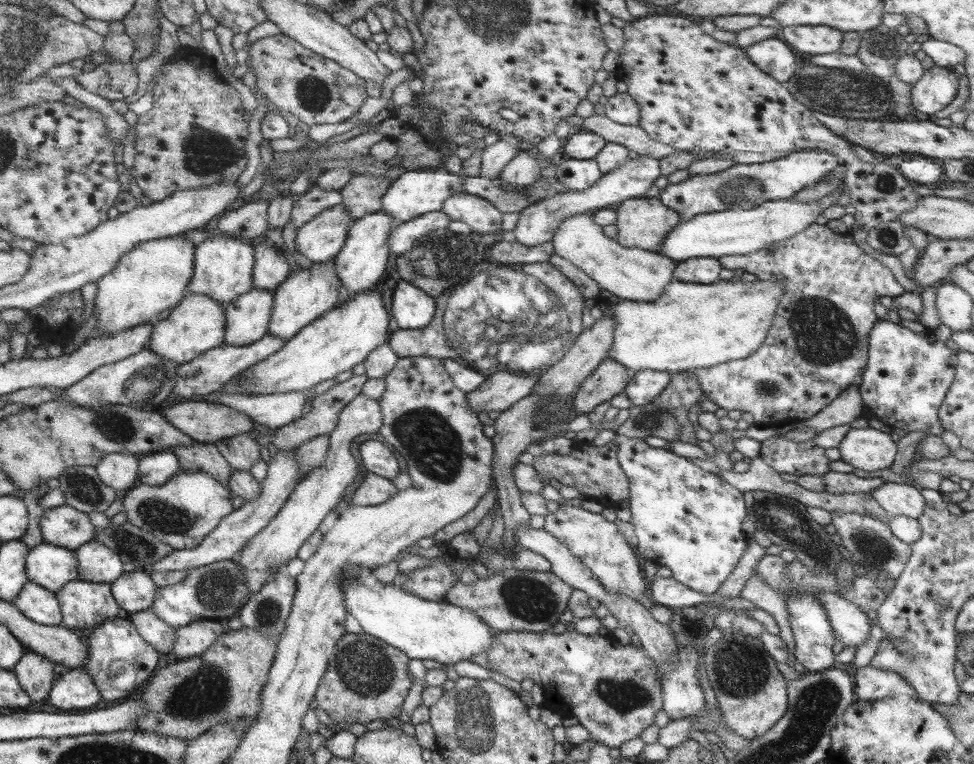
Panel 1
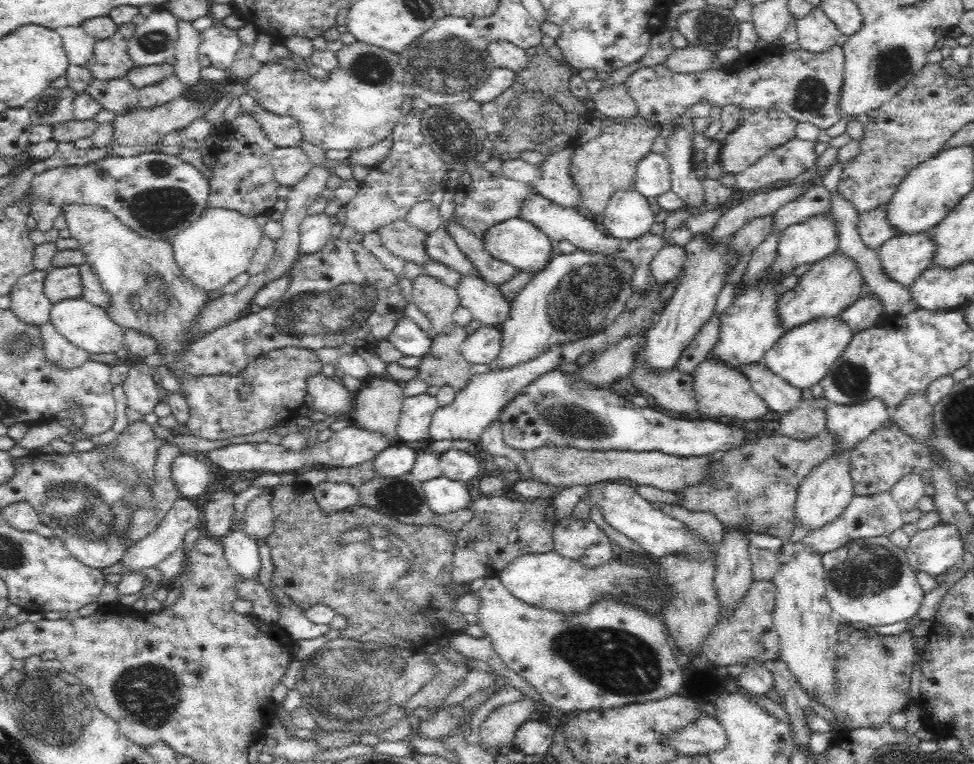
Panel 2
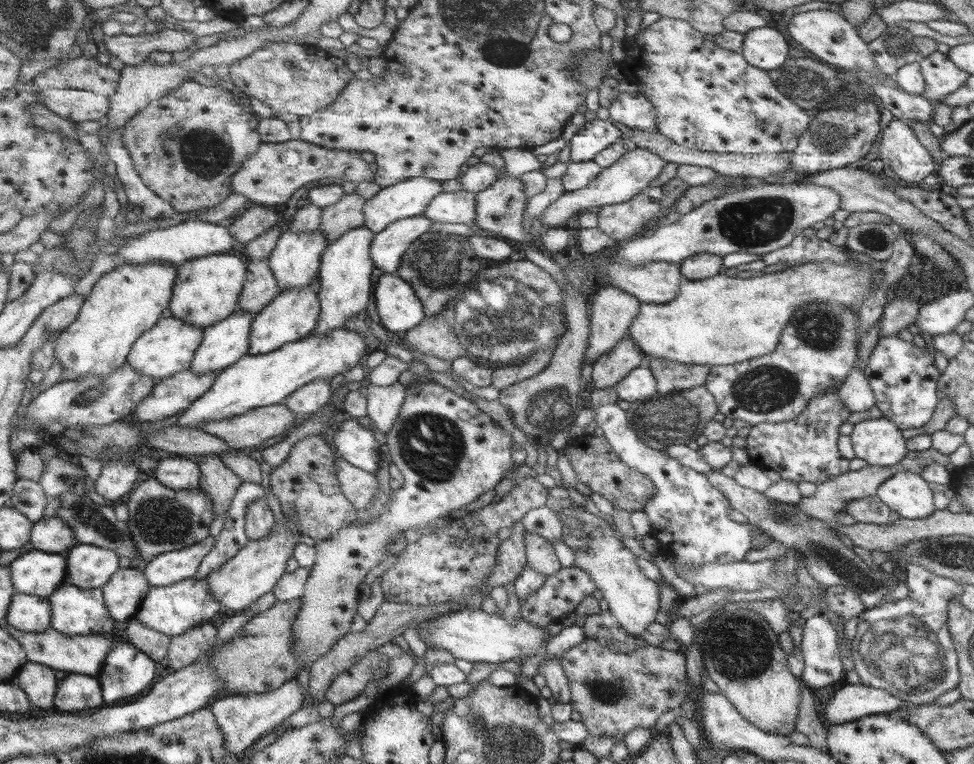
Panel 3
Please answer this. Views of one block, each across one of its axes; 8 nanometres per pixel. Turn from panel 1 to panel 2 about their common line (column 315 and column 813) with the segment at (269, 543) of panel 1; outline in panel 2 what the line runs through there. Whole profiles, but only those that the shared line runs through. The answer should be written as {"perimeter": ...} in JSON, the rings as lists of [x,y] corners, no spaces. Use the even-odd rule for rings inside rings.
{"perimeter":[[[843,453],[842,455],[830,456],[808,473],[808,476],[798,486],[797,499],[793,506],[796,525],[799,525],[800,528],[806,528],[812,533],[840,517],[844,508],[848,506],[851,498],[855,495],[852,477],[849,476],[849,467],[849,456]]]}

